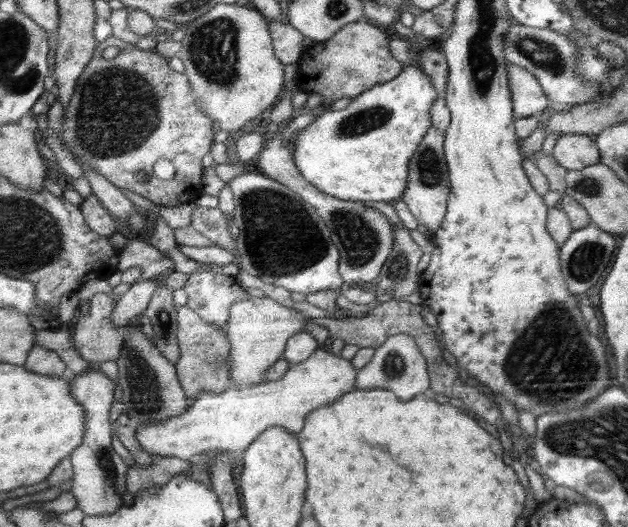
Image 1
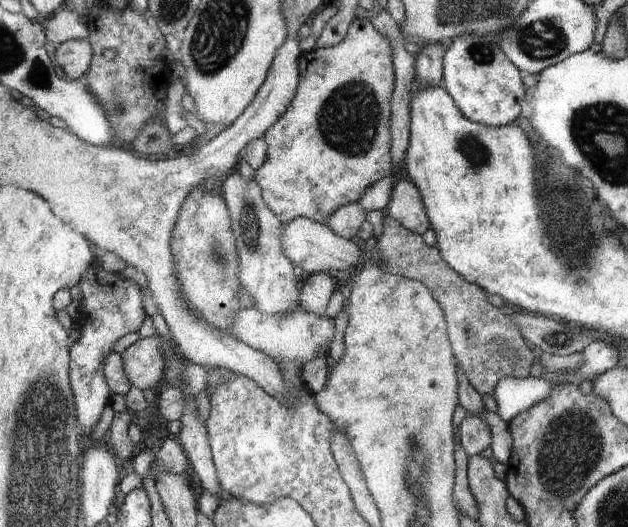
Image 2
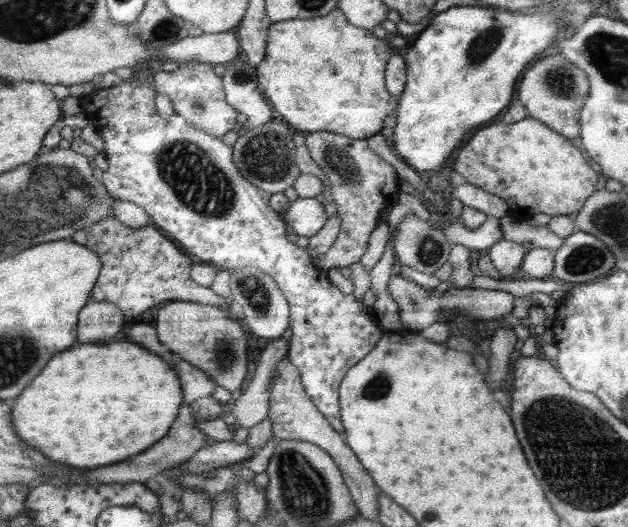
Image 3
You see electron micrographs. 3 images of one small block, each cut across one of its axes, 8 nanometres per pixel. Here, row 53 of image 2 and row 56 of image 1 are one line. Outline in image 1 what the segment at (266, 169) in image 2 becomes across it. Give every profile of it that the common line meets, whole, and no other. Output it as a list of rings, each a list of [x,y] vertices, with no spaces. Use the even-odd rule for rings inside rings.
[[[366,17],[356,23],[346,24],[324,43],[316,41],[313,45],[311,44],[307,52],[304,50],[301,59],[296,63],[298,66],[296,84],[298,84],[299,90],[304,90],[309,95],[312,93],[322,95],[322,104],[335,102],[340,98],[353,99],[358,96],[358,93],[362,93],[374,85],[388,82],[402,72],[405,65],[390,54],[389,44],[390,39],[385,30],[368,22]]]

